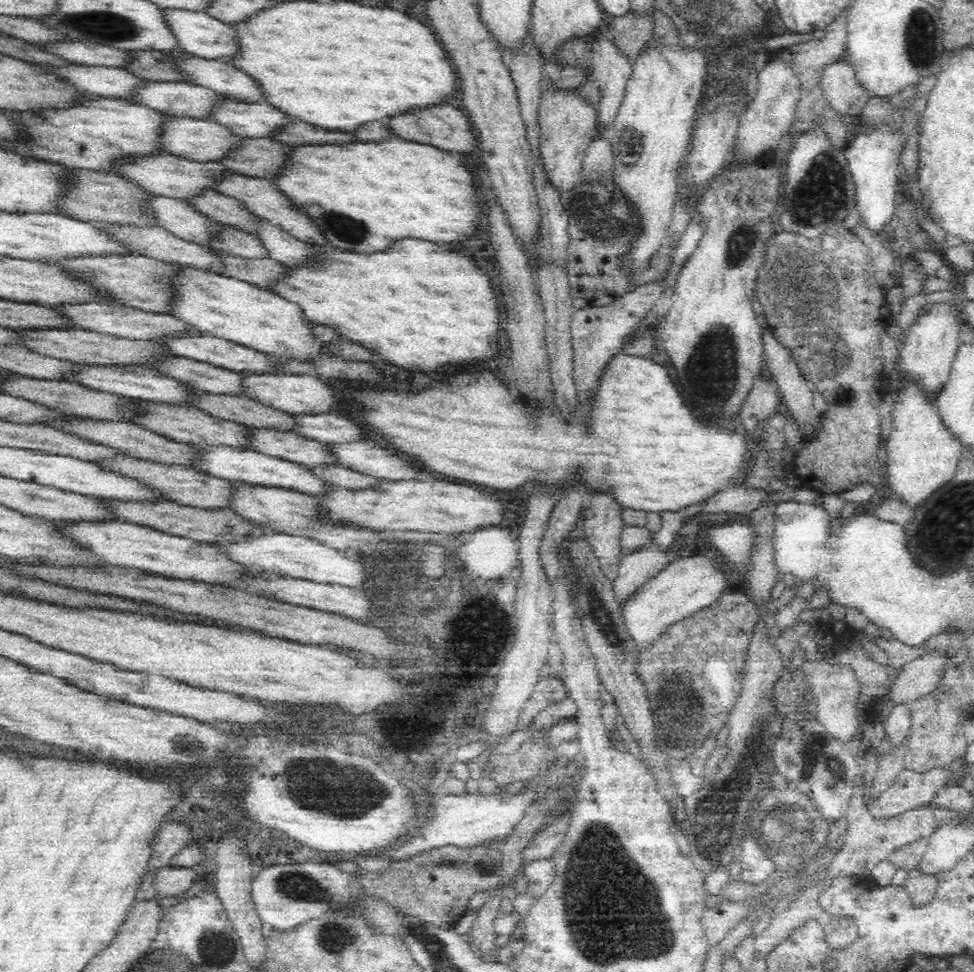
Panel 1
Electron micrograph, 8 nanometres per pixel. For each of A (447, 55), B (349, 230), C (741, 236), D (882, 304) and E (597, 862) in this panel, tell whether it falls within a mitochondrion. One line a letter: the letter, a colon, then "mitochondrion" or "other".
A: other
B: mitochondrion
C: mitochondrion
D: other
E: mitochondrion

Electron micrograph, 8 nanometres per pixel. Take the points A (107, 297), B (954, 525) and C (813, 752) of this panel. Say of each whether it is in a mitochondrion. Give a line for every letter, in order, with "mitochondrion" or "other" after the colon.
A: other
B: mitochondrion
C: mitochondrion

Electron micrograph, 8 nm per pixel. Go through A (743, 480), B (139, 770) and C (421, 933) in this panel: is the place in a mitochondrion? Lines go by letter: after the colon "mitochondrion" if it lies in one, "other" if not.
A: other
B: other
C: mitochondrion

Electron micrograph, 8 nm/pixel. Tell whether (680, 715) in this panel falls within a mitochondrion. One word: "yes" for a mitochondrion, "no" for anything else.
yes

